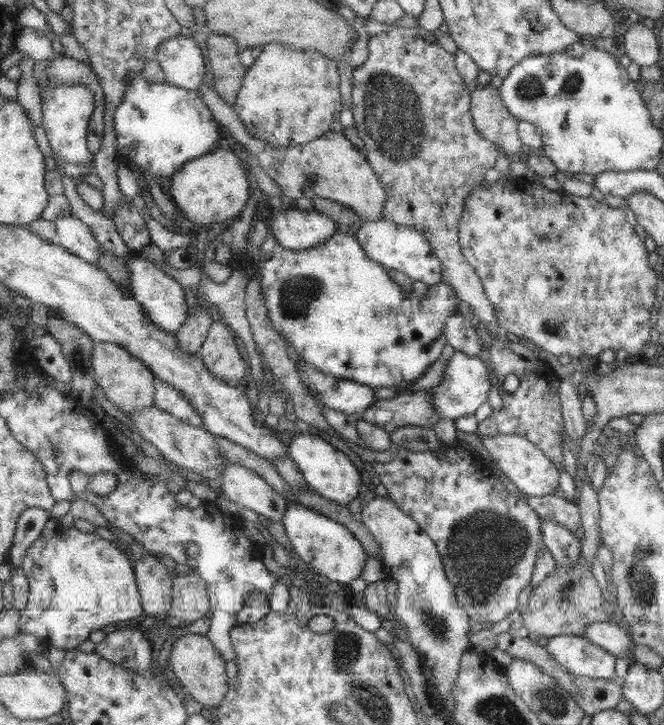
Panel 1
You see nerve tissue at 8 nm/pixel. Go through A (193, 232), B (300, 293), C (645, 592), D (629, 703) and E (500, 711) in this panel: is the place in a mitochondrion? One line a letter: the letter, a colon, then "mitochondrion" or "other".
A: other
B: mitochondrion
C: mitochondrion
D: other
E: mitochondrion

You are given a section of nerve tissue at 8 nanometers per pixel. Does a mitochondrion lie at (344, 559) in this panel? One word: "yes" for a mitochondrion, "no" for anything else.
no

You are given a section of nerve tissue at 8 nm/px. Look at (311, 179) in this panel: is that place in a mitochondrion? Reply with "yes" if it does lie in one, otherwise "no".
yes

